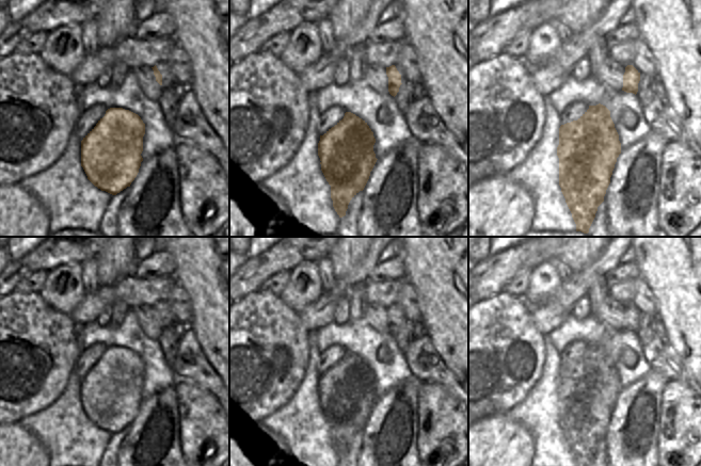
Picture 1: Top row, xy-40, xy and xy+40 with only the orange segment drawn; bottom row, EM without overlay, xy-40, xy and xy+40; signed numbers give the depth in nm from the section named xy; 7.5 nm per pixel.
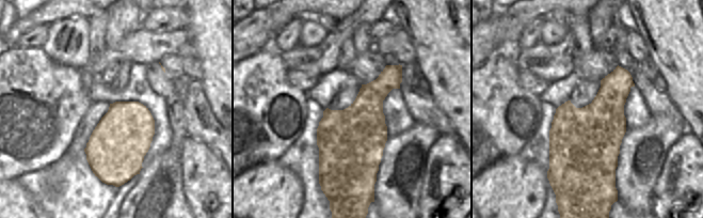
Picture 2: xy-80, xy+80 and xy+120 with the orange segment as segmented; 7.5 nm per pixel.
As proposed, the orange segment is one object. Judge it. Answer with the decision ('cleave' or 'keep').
cleave

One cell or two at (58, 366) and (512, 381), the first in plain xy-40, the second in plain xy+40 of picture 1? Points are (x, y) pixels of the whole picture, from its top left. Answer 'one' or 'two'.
one

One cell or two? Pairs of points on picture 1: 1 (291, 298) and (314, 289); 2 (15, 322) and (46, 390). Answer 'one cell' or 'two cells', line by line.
1: one cell
2: one cell

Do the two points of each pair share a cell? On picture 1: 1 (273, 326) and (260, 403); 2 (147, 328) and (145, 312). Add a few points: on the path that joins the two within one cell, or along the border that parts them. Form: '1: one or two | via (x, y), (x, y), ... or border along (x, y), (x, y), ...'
1: one | via (264, 346), (259, 353), (259, 384)
2: one | via (147, 324), (145, 317)

